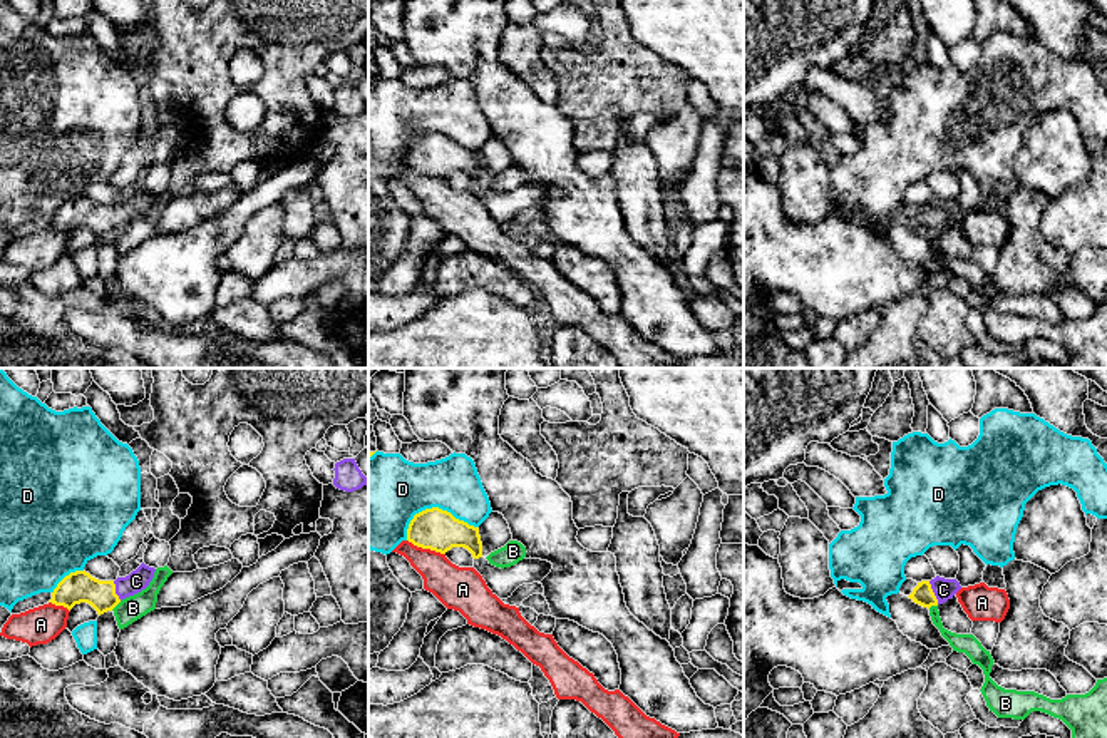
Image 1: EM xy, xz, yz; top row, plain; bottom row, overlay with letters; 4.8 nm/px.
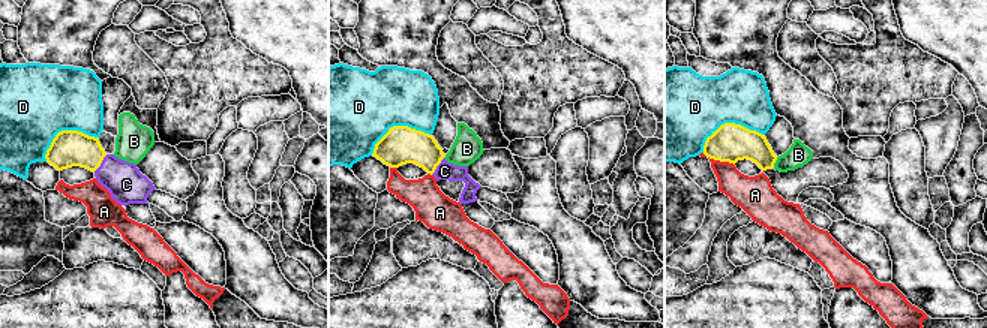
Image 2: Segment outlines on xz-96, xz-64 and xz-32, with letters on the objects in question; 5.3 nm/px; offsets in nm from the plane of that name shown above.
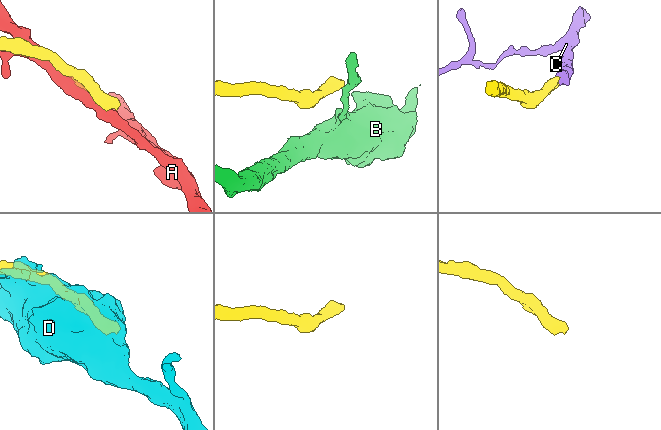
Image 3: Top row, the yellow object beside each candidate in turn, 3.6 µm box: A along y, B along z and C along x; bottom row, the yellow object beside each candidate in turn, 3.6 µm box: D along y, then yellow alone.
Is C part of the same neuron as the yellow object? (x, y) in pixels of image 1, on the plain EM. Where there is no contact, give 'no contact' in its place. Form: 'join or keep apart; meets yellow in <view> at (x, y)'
join; meets yellow in yz at (933, 218)

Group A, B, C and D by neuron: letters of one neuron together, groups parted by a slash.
A / B / C / D

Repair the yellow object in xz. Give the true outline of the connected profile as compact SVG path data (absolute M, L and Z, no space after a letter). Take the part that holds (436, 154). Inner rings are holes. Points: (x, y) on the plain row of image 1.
M439 132L425 134L414 141L407 154L407 166L440 179L452 172L464 172L474 184L482 182L479 152L456 144Z

